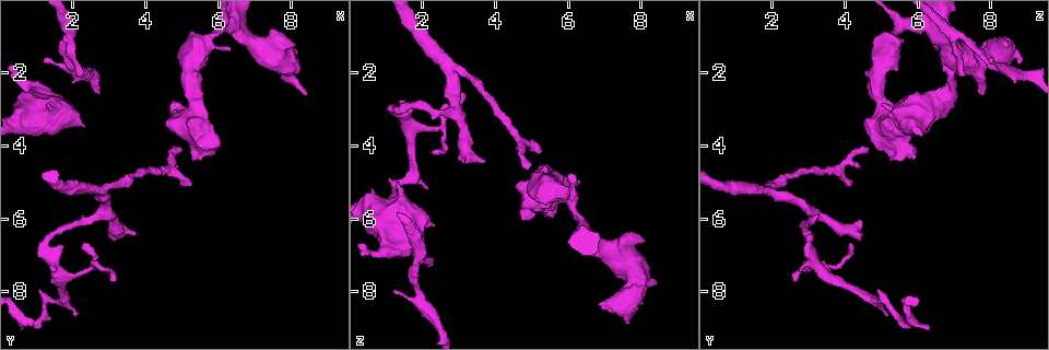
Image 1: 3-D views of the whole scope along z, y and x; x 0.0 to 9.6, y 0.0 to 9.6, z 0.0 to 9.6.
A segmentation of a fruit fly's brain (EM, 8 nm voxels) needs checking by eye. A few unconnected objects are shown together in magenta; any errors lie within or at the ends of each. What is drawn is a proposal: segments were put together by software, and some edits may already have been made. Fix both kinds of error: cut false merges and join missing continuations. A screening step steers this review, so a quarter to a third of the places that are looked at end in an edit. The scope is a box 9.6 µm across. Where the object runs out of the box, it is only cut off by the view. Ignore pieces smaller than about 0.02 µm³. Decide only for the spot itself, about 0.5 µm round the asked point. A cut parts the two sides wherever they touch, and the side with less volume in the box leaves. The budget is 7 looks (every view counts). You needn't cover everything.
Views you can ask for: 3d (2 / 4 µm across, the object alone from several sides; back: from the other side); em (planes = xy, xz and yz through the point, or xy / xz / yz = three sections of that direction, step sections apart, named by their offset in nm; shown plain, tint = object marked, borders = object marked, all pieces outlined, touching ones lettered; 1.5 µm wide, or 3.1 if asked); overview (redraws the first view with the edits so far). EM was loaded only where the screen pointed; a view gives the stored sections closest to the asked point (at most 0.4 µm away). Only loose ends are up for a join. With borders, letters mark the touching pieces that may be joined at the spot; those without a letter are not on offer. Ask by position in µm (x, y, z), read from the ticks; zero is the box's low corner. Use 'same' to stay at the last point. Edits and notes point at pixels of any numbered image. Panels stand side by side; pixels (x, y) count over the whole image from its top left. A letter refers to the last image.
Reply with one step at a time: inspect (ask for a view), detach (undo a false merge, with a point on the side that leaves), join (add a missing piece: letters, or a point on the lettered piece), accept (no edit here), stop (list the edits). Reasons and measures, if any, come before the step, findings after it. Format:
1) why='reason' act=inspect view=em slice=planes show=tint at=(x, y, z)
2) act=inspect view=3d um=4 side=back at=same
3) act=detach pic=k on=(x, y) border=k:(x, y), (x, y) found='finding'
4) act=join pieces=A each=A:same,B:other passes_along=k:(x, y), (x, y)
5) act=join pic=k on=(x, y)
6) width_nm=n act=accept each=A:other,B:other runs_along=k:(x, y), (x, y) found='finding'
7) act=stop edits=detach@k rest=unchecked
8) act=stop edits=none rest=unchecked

why='branch stops here' act=inspect view=3d um=4 at=(5.30, 5.05, 4.20)

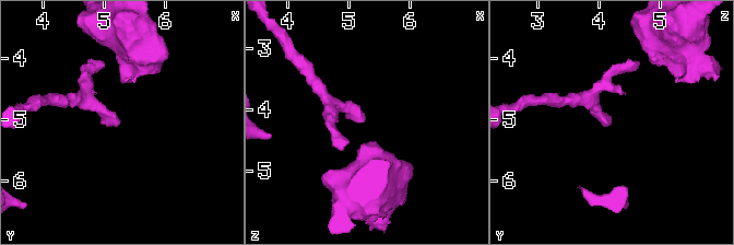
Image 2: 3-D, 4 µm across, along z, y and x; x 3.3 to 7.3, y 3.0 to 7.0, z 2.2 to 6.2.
act=inspect view=em slice=planes show=borders at=(5.25, 5.00, 4.25)

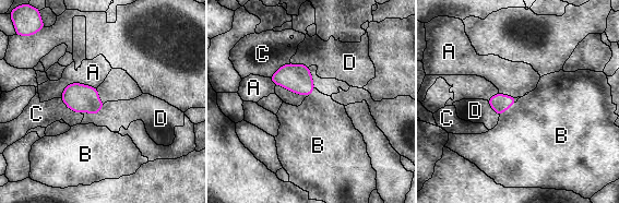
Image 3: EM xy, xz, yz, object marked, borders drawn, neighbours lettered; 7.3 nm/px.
longest_contact=A:280nm act=accept each=A:other,B:other,C:other,D:other border=3:(516, 102), (499, 115) found='none of them fits'

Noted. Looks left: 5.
act=inspect view=3d um=2 at=(2.30, 3.45, 6.20)

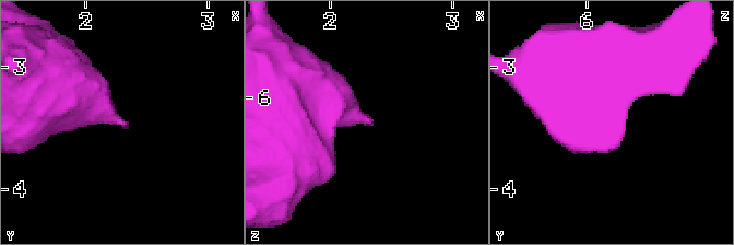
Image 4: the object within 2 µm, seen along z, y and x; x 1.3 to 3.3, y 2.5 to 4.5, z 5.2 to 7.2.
why='need the tissue' act=inspect view=em slice=planes show=tint at=(2.34, 3.48, 6.22)

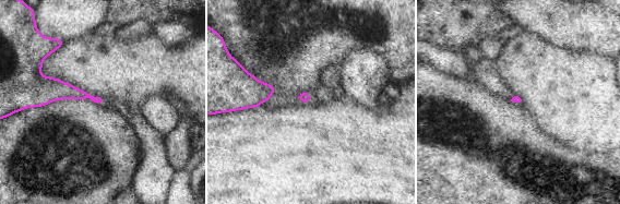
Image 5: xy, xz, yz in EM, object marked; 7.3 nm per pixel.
act=inspect view=em slice=planes show=borders at=same

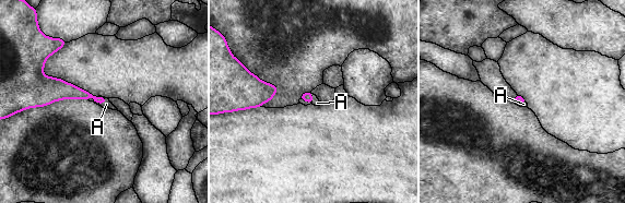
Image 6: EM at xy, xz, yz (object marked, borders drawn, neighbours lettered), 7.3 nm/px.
act=join pieces=A each=A:same passes_along=6:(65, 91), (96, 102), (106, 104) found='it goes on there'

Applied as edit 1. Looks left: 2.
why='stops while still wide' act=inspect view=em slice=yz step=8 show=borders at=(6.90, 1.05, 8.45)

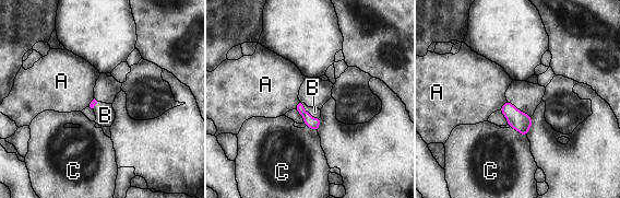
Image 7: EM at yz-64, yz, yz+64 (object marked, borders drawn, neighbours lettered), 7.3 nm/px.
why='another direction' act=inspect view=em slice=planes show=borders at=same

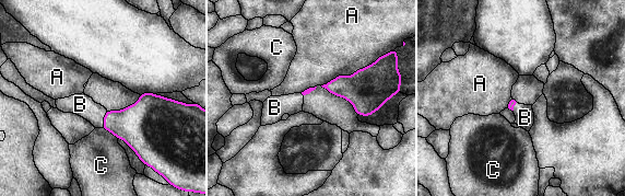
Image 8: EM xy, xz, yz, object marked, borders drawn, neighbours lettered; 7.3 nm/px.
act=join pieces=B each=A:other,B:same,C:other passes_along=8:(137, 125), (104, 118), (80, 104) found='it goes on there'

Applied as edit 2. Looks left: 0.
act=stop edits=join@6,join@8 rest=unchecked

